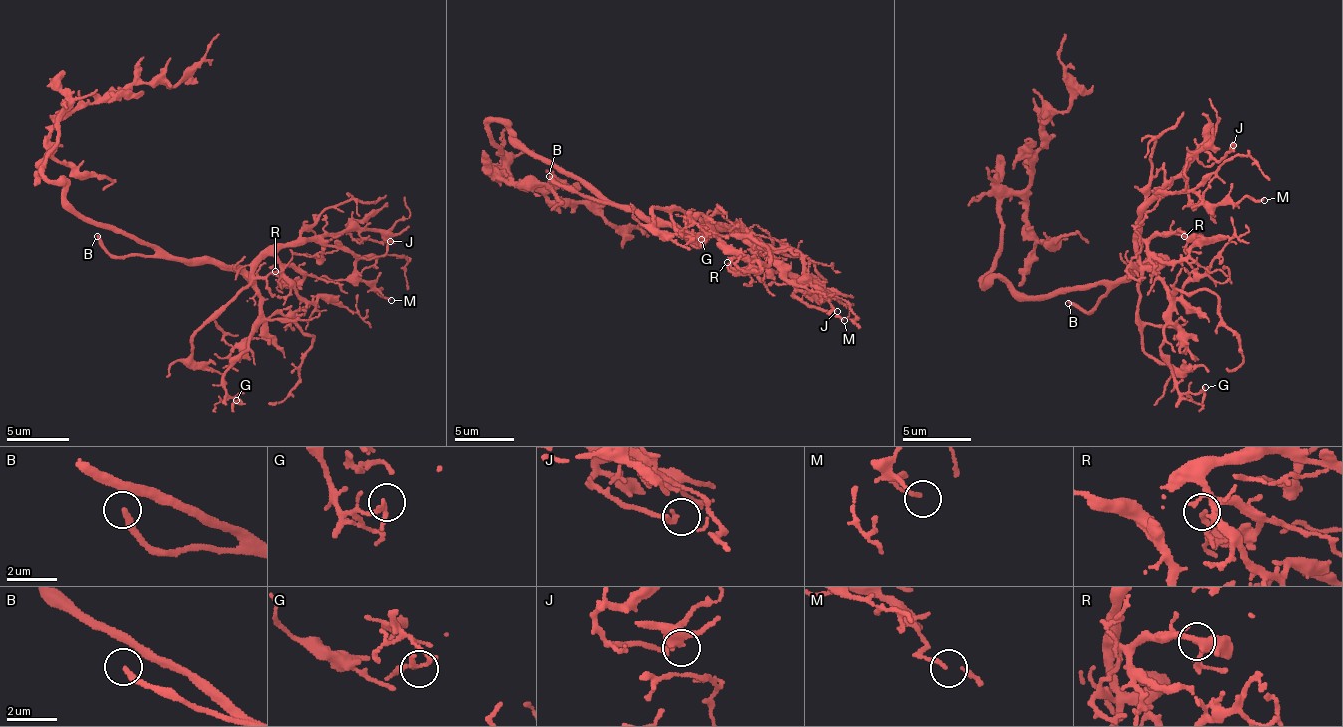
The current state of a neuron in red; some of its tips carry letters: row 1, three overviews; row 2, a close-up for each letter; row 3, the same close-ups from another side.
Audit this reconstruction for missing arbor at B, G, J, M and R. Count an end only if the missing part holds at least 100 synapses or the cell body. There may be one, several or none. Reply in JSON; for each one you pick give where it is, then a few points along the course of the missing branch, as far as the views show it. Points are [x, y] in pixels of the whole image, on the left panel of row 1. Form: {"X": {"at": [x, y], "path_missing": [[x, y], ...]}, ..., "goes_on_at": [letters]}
{"B": {"at": [97, 236]}, "goes_on_at": ["B"]}

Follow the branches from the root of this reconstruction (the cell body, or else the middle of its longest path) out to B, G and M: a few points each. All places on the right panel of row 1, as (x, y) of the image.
B: (1067, 291), (1089, 283), (1101, 283), (1108, 288), (1107, 295), (1094, 308), (1083, 311), (1068, 303)
G: (1067, 291), (1113, 281), (1142, 259), (1157, 261), (1169, 303), (1160, 354), (1176, 389), (1195, 395), (1205, 387)
M: (1067, 291), (1158, 260), (1144, 262), (1139, 235), (1142, 213), (1163, 189), (1216, 205), (1264, 200)

